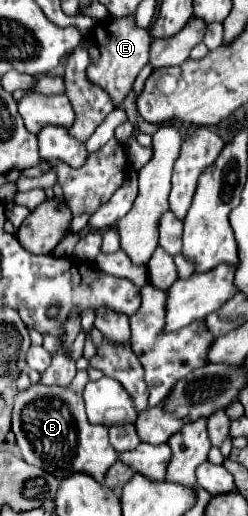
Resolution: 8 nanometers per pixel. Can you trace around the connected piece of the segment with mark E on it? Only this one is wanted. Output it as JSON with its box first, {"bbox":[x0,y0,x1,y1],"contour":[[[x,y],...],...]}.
{"bbox":[86,17,150,107],"contour":[[[106,17],[102,21],[98,21],[92,29],[92,37],[94,43],[98,45],[102,57],[96,65],[90,65],[86,75],[88,81],[96,83],[98,87],[102,87],[104,91],[108,91],[114,107],[120,107],[124,97],[132,91],[134,79],[140,73],[140,69],[148,63],[148,51],[150,51],[150,33],[148,29],[138,29],[134,25],[134,17],[126,17],[126,19],[114,19],[114,17]]]}

